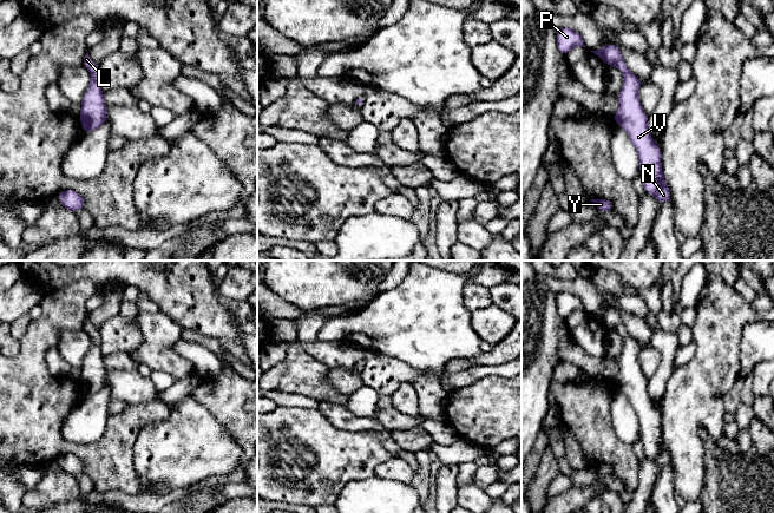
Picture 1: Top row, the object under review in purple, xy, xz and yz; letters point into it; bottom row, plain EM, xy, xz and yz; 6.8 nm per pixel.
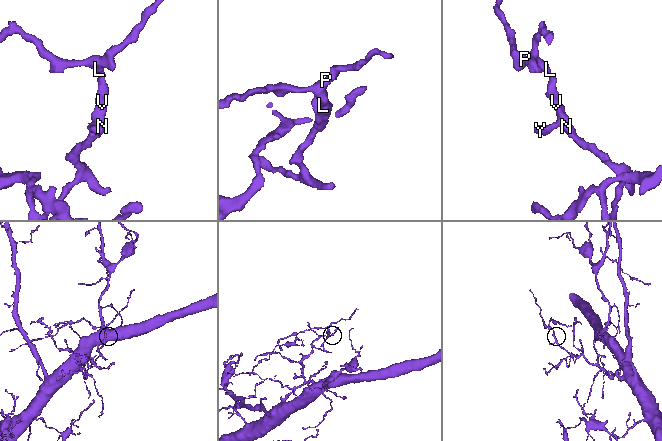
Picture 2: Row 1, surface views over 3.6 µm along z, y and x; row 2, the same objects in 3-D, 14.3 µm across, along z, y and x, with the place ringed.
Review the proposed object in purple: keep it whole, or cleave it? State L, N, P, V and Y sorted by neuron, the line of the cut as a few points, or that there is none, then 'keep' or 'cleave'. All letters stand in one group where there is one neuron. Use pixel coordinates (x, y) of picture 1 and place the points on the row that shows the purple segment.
L N P V Y; no cut; keep

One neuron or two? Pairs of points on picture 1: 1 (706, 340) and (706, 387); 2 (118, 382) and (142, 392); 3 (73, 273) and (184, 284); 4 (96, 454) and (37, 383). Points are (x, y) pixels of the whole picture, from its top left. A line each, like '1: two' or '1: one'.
1: one
2: one
3: one
4: one

